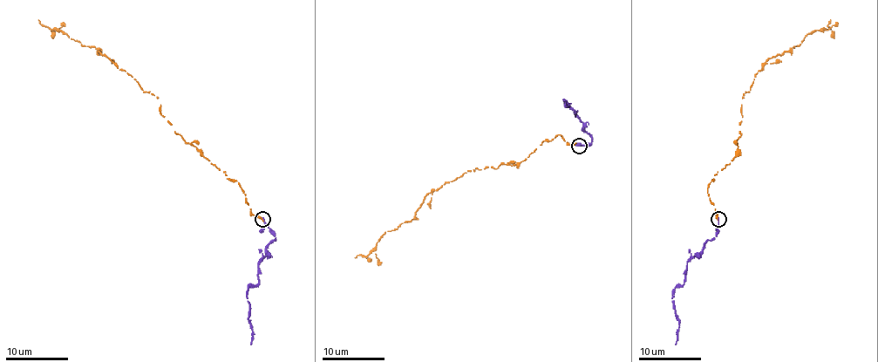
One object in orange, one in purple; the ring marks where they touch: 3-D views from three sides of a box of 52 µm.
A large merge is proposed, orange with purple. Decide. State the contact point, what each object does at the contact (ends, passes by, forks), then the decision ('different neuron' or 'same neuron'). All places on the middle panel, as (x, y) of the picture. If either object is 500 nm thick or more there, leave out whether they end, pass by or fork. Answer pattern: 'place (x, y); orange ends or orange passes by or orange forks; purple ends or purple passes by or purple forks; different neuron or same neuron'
place (579, 146); orange ends; purple ends; same neuron

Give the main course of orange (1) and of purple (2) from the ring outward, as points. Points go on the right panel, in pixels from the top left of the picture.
1: (718, 218), (708, 184), (738, 146), (745, 91), (770, 58), (788, 52), (809, 33), (826, 30), (830, 19)
2: (718, 218), (718, 232), (687, 262), (684, 283), (675, 289), (671, 303), (679, 324), (675, 344)

